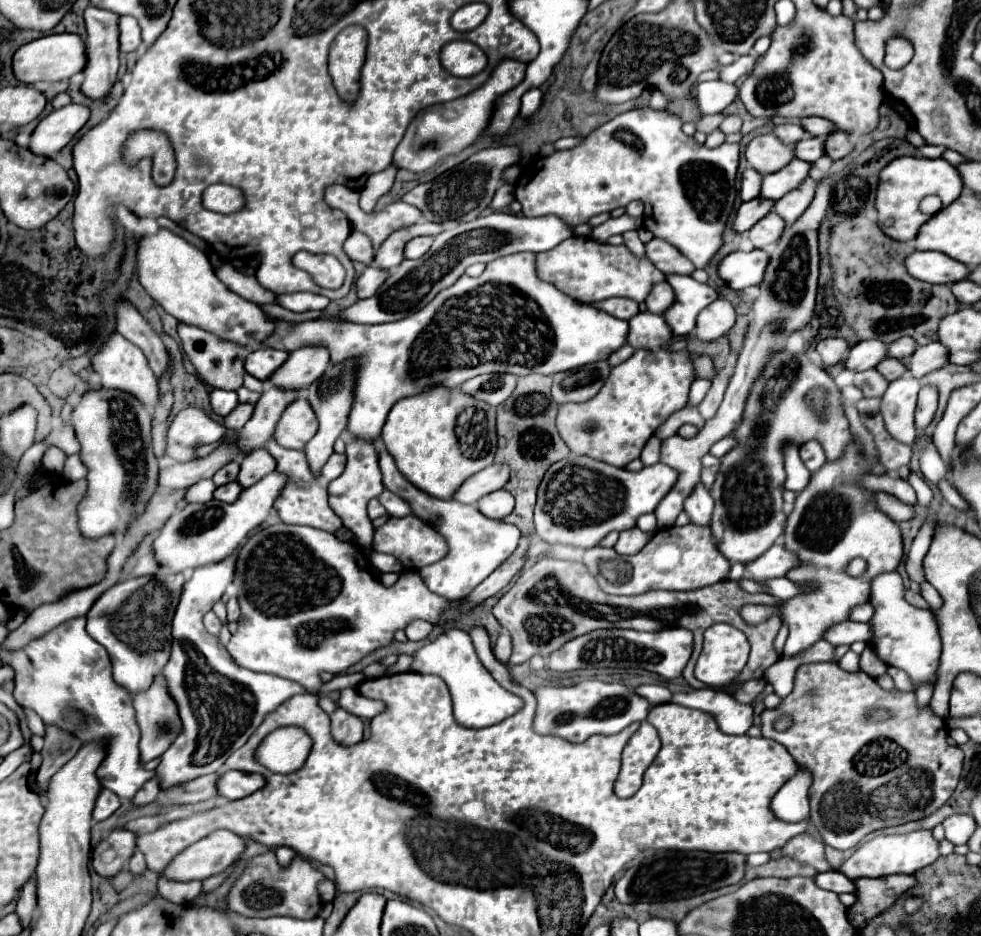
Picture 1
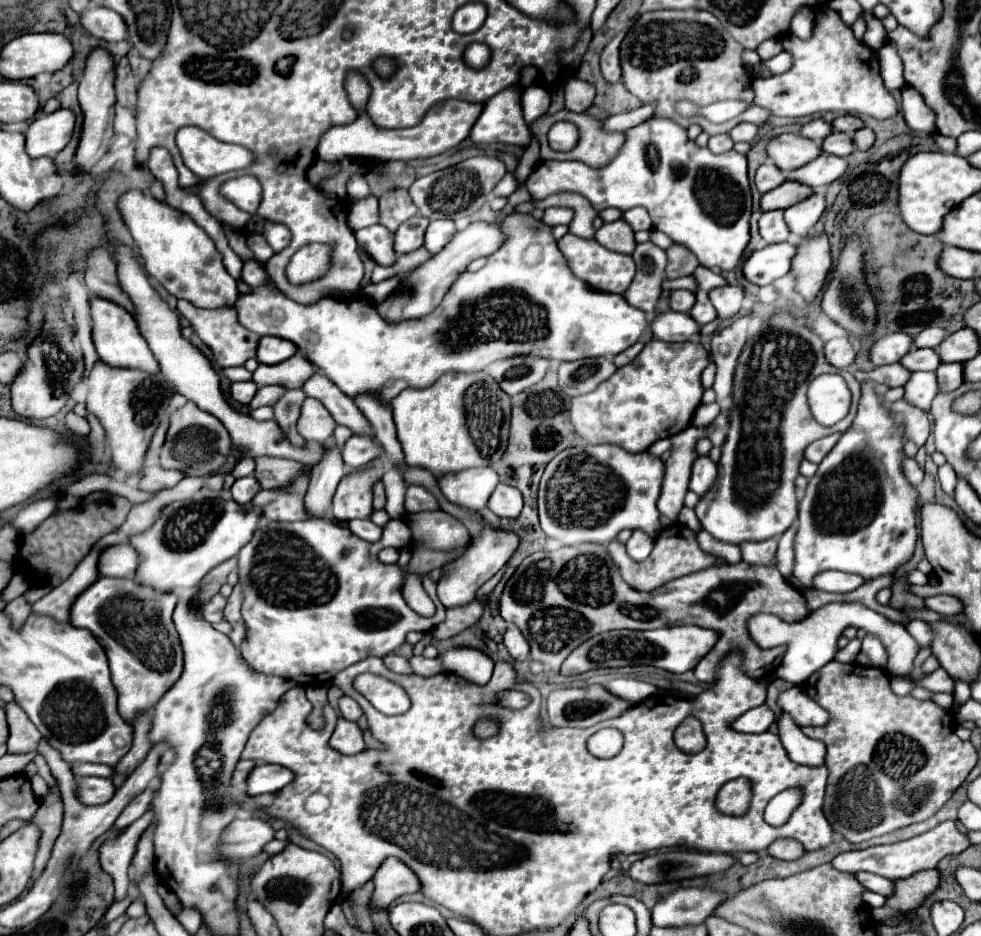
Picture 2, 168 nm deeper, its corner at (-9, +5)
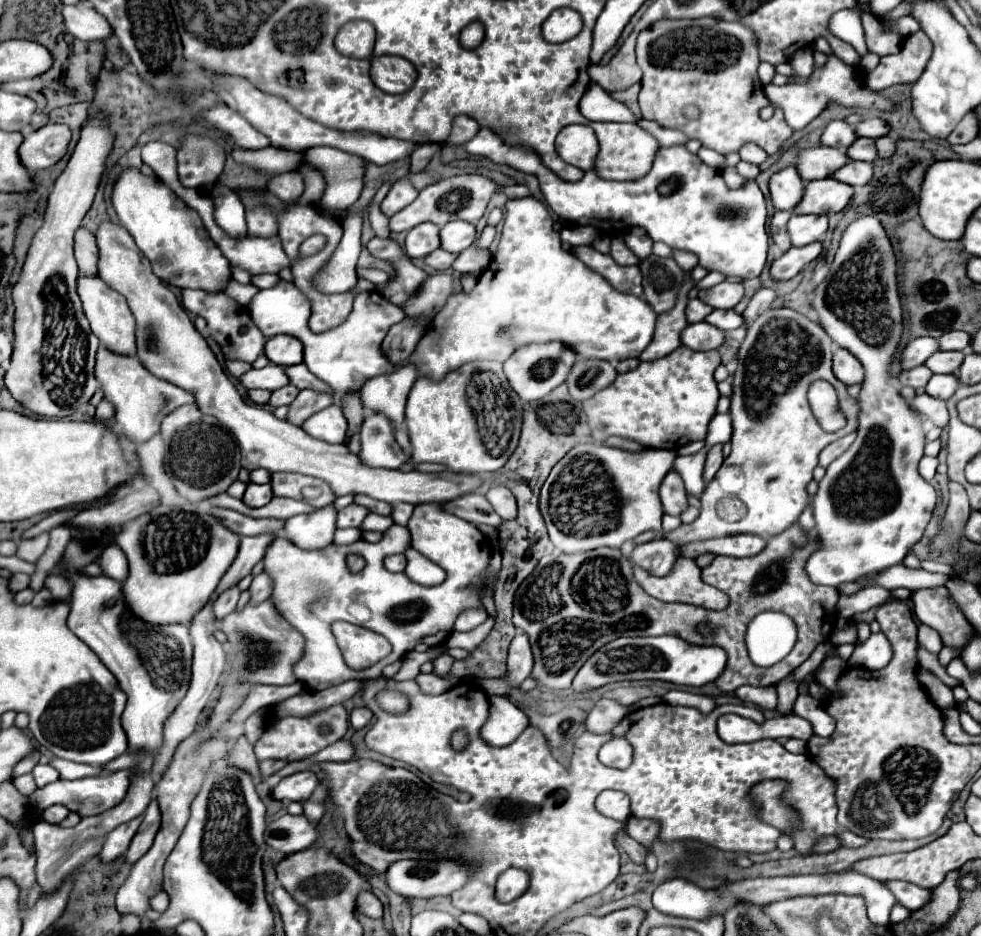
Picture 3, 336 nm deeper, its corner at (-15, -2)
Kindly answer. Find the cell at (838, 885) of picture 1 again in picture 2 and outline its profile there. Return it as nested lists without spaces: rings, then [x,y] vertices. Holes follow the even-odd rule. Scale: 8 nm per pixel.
[[[857,872],[855,878],[861,886],[865,886],[871,892],[877,892],[877,894],[883,894],[883,896],[889,896],[893,892],[893,882],[883,878],[883,876],[869,874],[869,872]]]

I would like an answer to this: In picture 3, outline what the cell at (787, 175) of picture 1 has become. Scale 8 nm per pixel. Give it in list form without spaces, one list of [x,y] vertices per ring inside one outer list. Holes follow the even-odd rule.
[[[851,161],[843,169],[839,169],[839,173],[835,173],[837,181],[845,181],[847,185],[853,187],[867,185],[871,177],[873,177],[873,163],[867,161]]]

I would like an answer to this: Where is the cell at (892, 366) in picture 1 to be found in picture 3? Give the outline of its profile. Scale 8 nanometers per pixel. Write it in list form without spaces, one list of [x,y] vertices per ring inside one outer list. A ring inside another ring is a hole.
[[[939,351],[935,355],[931,355],[931,359],[927,359],[927,367],[933,369],[933,373],[953,373],[961,367],[965,359],[965,353],[961,351]]]

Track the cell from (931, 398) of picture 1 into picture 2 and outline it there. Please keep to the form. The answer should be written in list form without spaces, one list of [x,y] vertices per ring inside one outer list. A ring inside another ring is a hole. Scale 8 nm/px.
[[[959,362],[941,364],[935,374],[937,374],[939,392],[953,392],[953,390],[957,390],[963,384],[961,382],[961,364]]]

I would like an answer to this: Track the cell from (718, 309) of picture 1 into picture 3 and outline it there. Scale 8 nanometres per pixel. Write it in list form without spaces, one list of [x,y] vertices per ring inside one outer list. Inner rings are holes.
[[[723,281],[719,285],[713,285],[711,289],[699,291],[699,299],[715,309],[733,309],[743,297],[743,285]]]

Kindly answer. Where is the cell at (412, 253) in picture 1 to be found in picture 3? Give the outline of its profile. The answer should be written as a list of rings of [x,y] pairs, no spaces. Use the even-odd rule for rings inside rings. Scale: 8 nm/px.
[[[451,221],[441,227],[441,247],[451,253],[465,251],[475,241],[475,227],[467,221]]]

